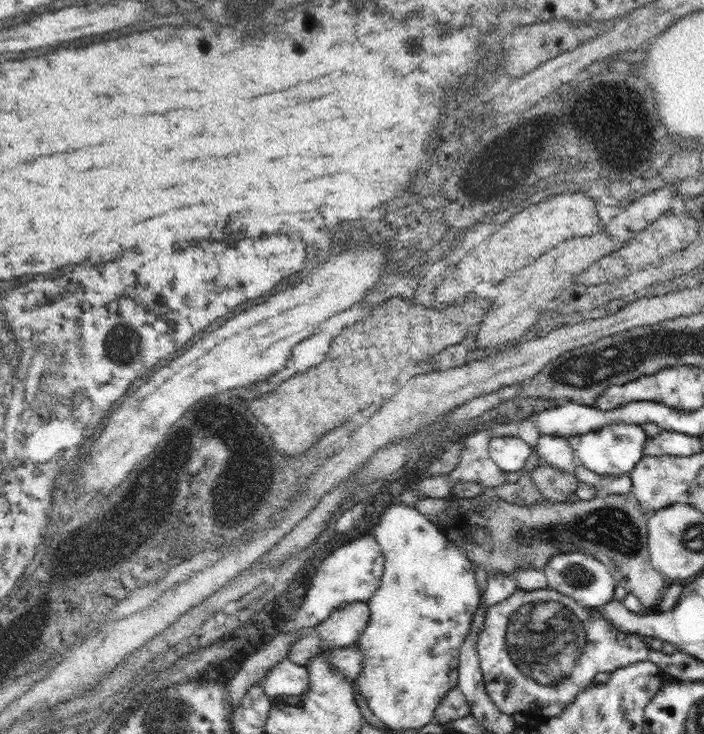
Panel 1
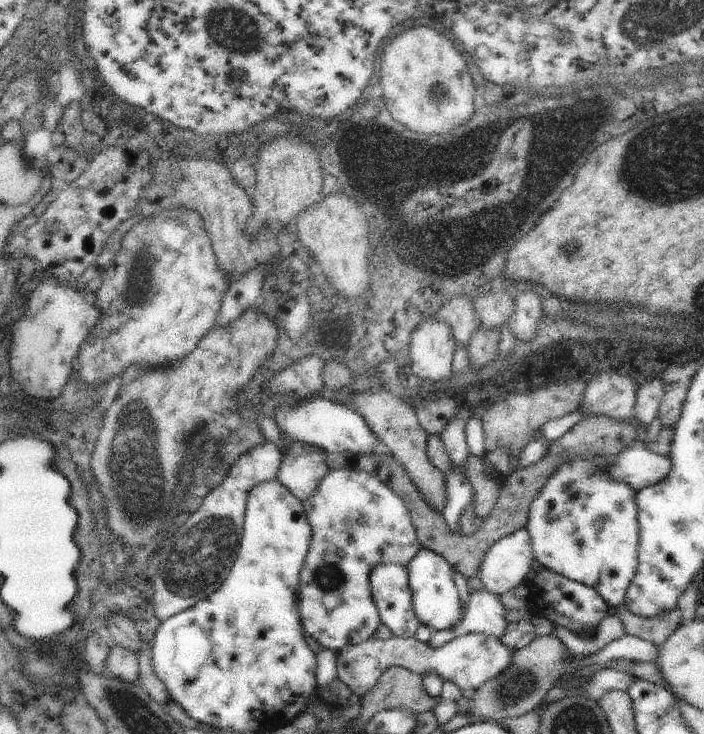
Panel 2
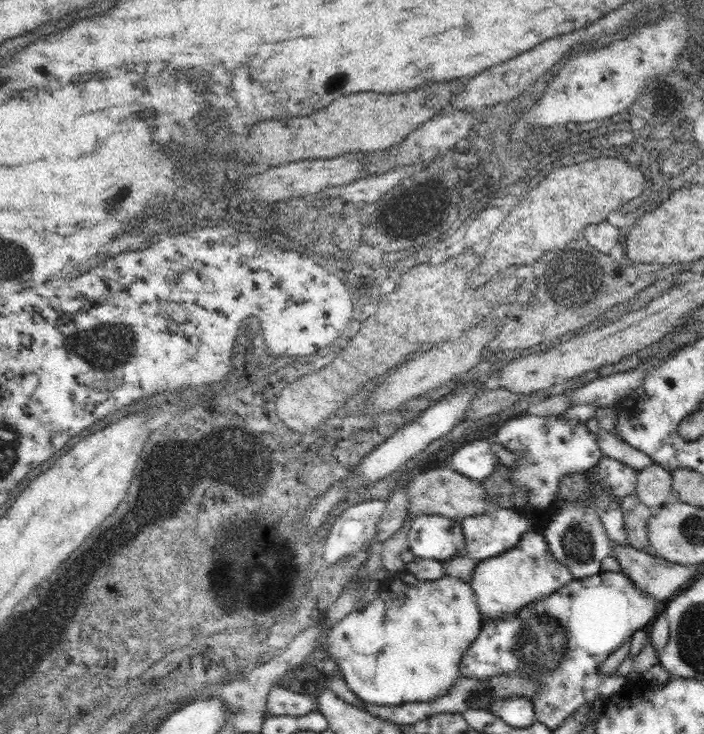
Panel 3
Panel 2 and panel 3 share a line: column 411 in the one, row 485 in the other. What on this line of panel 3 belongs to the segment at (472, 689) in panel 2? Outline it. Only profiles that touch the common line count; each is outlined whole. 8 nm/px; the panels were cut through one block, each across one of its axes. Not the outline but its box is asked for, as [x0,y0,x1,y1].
[634,464,674,510]

